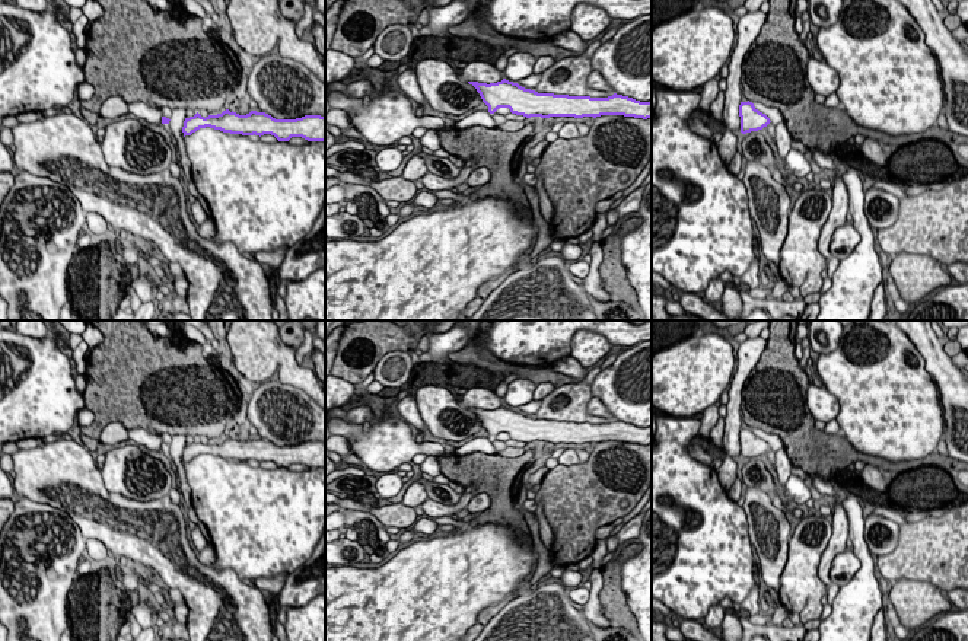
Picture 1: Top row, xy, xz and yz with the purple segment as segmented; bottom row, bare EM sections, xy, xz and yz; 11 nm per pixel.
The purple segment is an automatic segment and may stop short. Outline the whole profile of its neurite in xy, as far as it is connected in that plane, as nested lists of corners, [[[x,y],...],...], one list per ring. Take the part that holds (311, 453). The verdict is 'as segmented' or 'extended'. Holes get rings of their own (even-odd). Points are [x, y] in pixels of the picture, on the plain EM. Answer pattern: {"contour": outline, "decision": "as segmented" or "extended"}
{"contour": [[[229,436],[217,441],[185,444],[182,459],[191,462],[200,455],[214,455],[223,459],[242,462],[271,460],[278,468],[289,468],[292,463],[302,463],[308,468],[325,468],[325,443],[305,441],[296,446],[276,446],[265,439],[251,437],[246,441]]], "decision": "as segmented"}

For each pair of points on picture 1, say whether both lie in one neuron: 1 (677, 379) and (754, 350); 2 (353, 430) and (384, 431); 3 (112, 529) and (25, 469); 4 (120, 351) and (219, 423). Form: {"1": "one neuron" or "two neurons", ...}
{"1": "two neurons", "2": "one neuron", "3": "one neuron", "4": "one neuron"}

